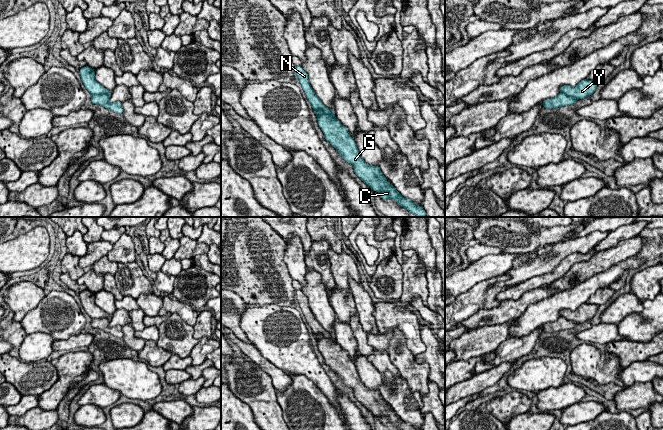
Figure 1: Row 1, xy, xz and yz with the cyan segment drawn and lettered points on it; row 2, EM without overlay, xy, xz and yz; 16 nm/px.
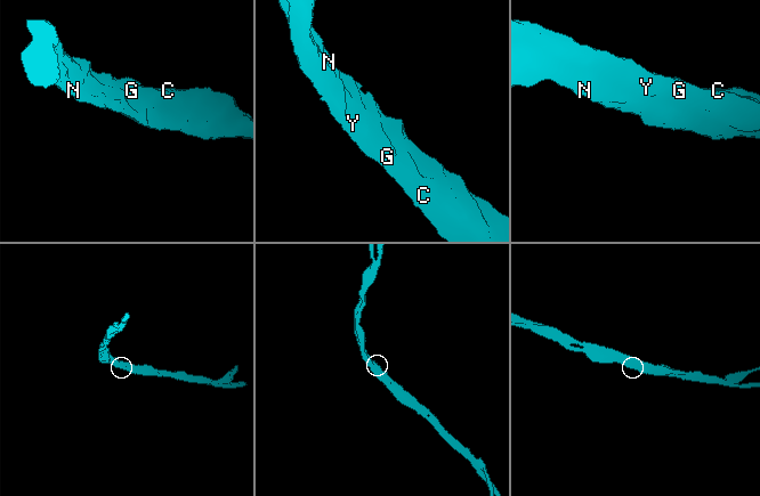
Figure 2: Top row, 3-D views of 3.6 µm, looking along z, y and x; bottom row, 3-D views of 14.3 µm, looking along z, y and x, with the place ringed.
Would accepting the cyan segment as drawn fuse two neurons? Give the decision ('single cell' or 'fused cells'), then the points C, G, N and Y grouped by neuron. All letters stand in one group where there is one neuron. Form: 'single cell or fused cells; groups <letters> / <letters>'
fused cells; groups C G Y / N

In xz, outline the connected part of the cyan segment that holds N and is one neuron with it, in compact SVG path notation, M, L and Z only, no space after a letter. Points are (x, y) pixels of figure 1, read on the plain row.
M301 289L299 290L294 290L294 299L299 303L299 306L302 310L302 313L312 329L312 332L316 336L322 336L324 338L332 338L334 337L331 333L326 331L321 324L318 322L318 320L315 318L314 314L312 313L309 303L308 303L308 298L303 294Z

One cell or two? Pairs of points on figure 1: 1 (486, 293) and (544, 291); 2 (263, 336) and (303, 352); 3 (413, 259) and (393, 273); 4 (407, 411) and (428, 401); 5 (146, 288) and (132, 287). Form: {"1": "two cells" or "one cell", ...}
{"1": "two cells", "2": "one cell", "3": "two cells", "4": "two cells", "5": "one cell"}

